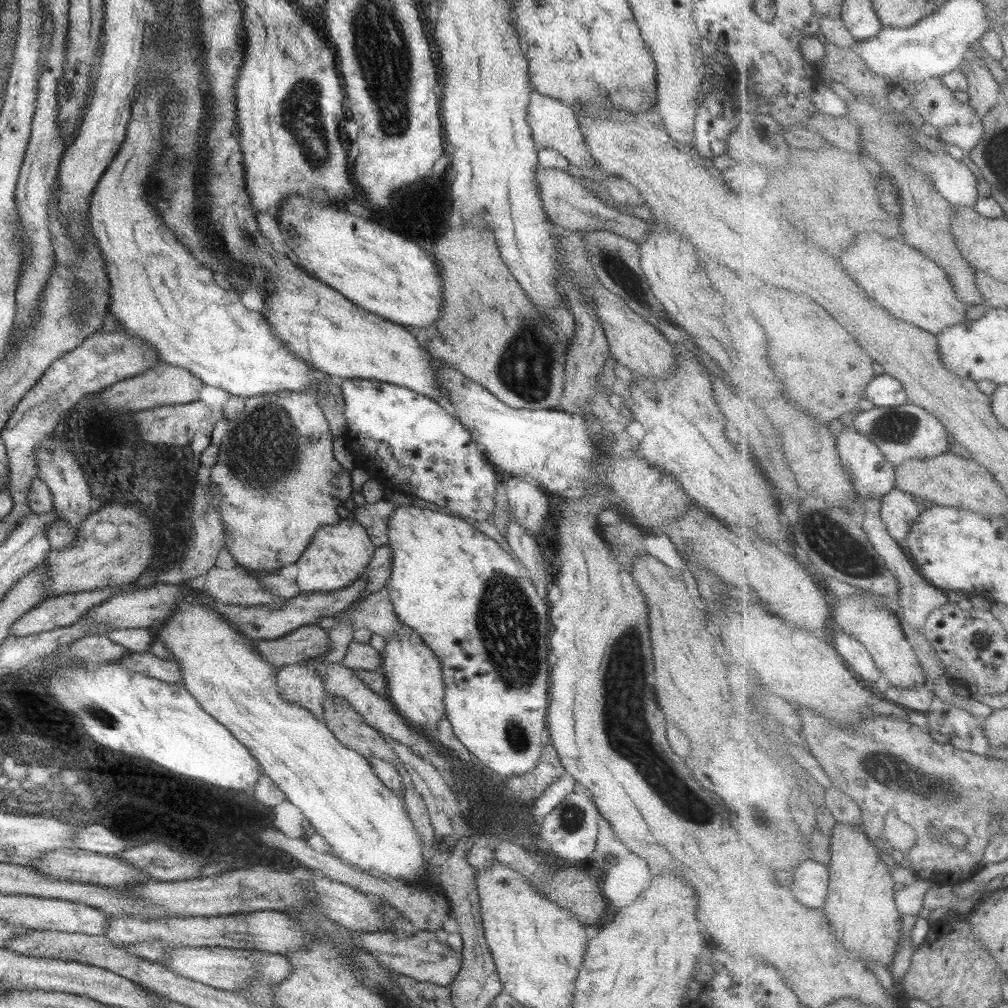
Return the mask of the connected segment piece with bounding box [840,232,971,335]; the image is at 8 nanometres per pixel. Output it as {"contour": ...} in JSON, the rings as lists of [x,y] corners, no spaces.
{"contour":[[[860,232],[856,244],[844,252],[840,260],[872,298],[884,304],[894,316],[900,316],[920,329],[939,335],[966,322],[966,313],[971,306],[959,298],[948,272],[914,246],[886,238],[880,232]]]}

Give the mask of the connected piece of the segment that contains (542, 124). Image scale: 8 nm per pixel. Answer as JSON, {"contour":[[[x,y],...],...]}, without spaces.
{"contour":[[[532,89],[529,94],[526,120],[531,128],[531,137],[535,142],[539,142],[541,146],[551,148],[563,154],[574,166],[586,166],[588,168],[598,166],[587,149],[584,142],[584,135],[580,130],[572,106],[564,104],[557,98],[540,94]]]}

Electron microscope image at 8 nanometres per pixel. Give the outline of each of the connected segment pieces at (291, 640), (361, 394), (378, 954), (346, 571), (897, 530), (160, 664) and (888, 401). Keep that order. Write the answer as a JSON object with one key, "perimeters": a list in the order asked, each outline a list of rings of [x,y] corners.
{"perimeters":[[[[317,624],[302,625],[281,637],[254,640],[253,645],[270,664],[280,668],[326,654],[331,648],[331,638]]],[[[379,380],[340,381],[347,428],[342,439],[355,456],[356,465],[366,468],[388,488],[418,496],[422,500],[447,508],[455,514],[465,516],[467,522],[470,518],[492,522],[490,514],[497,510],[494,499],[496,492],[502,489],[504,477],[490,466],[488,457],[478,450],[479,444],[472,440],[466,427],[452,415],[448,407],[418,392],[396,385]]],[[[351,931],[349,932],[349,945],[360,947],[369,952],[382,966],[393,970],[395,974],[410,977],[419,982],[432,983],[434,985],[446,987],[456,978],[461,964],[461,952],[454,951],[448,943],[441,943],[434,934],[434,931],[416,931],[408,938],[398,938],[388,931]]],[[[352,516],[340,519],[335,525],[319,526],[305,553],[296,562],[298,574],[295,581],[302,593],[340,590],[365,574],[375,547],[366,528]]],[[[896,488],[883,498],[882,518],[900,544],[907,544],[915,524],[925,511],[916,495]]],[[[150,652],[144,654],[130,653],[116,663],[132,672],[139,672],[164,682],[176,683],[181,681],[181,668],[174,659],[164,660]]],[[[888,373],[875,376],[866,396],[876,407],[901,407],[911,402],[904,383]]]]}

